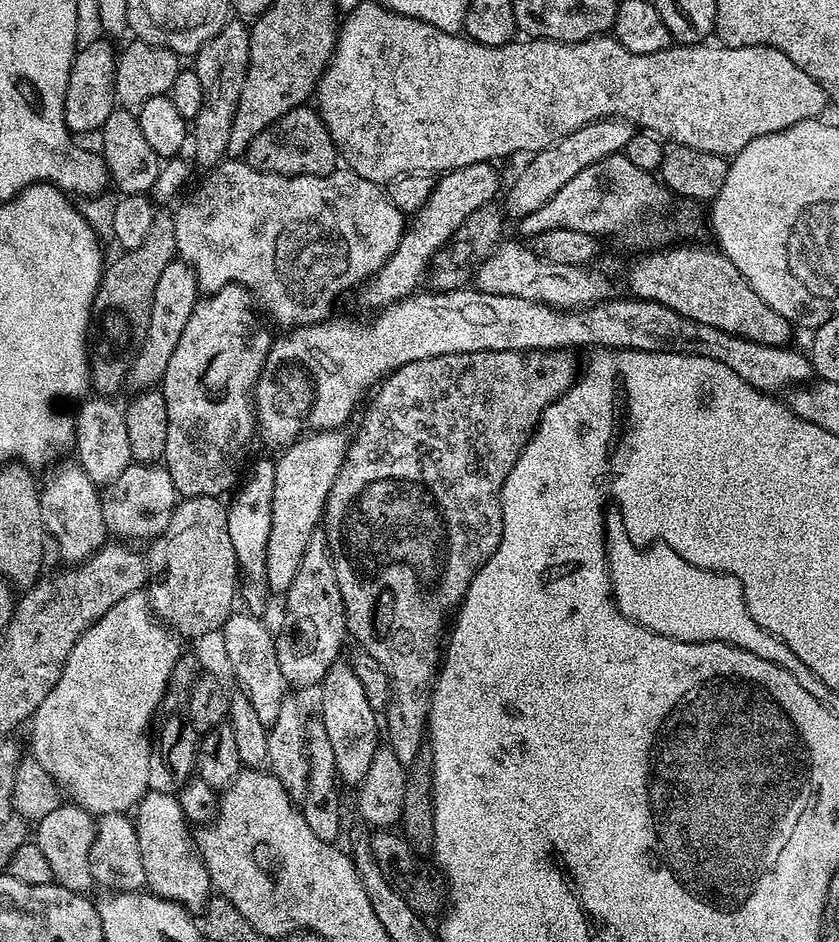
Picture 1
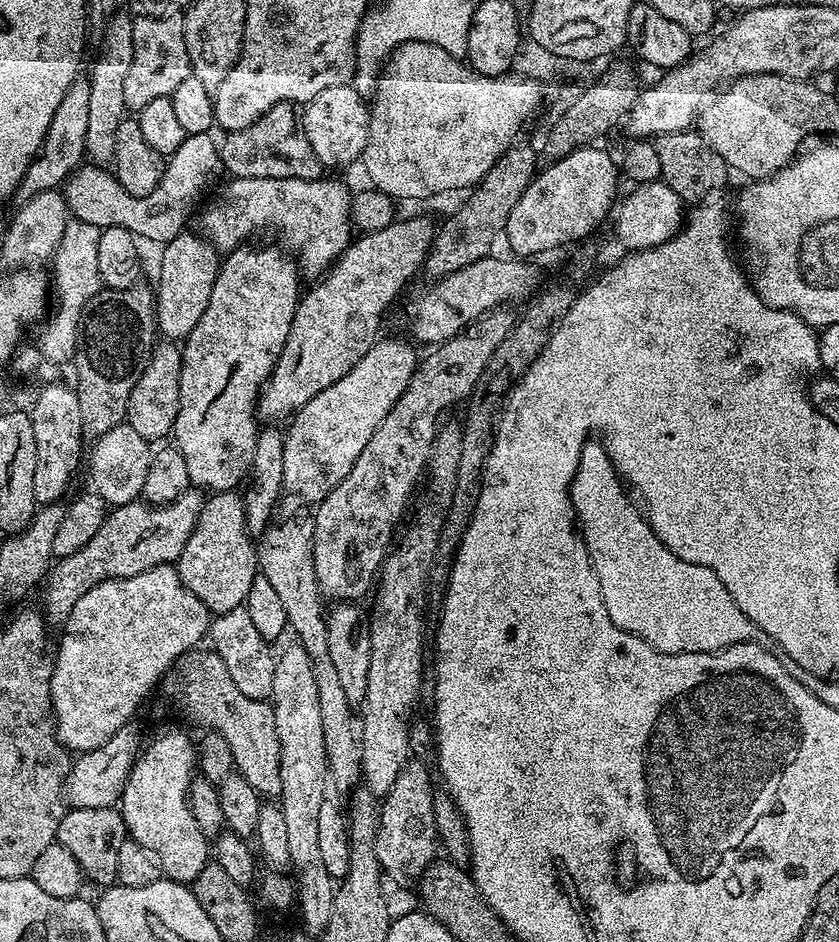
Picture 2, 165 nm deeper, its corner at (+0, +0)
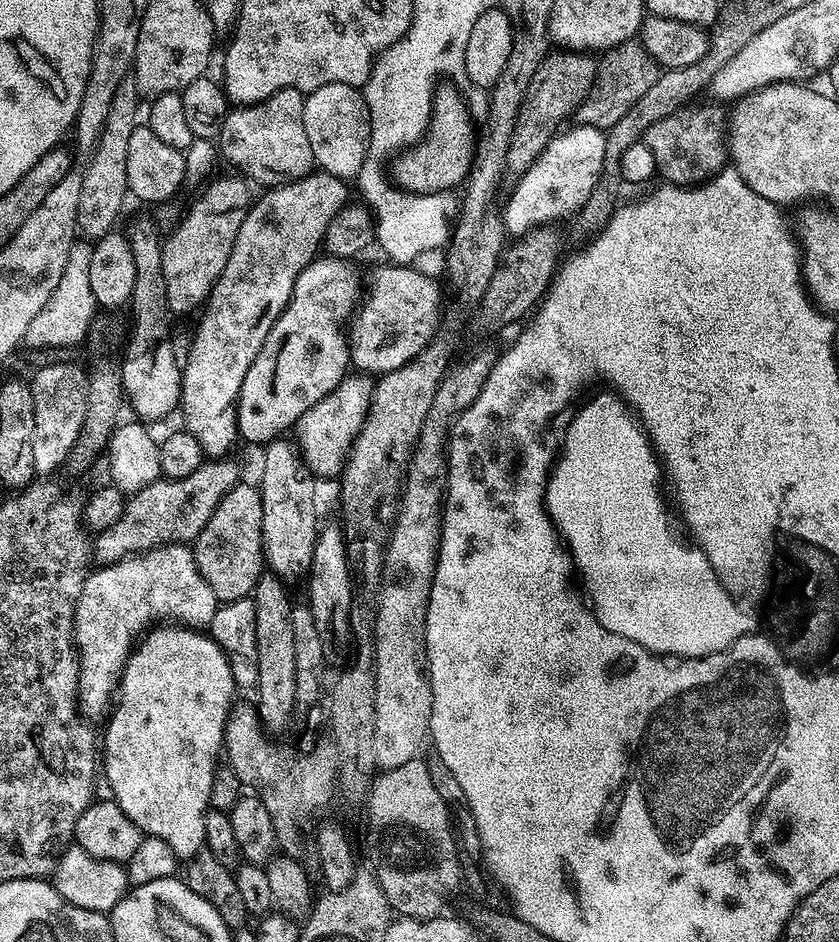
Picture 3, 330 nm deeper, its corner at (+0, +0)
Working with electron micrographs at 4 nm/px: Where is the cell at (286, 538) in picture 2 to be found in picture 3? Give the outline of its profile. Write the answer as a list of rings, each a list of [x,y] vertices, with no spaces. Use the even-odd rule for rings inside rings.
[[[277,438],[269,444],[263,445],[264,461],[260,464],[260,480],[258,487],[262,498],[262,538],[264,539],[264,559],[267,567],[275,575],[281,578],[288,576],[303,577],[314,558],[314,546],[316,545],[316,484],[317,477],[304,464],[299,447],[291,439]]]

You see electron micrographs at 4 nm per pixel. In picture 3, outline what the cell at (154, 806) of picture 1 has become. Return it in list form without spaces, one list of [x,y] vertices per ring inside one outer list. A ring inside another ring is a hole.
[[[156,626],[153,628],[156,629],[129,651],[128,661],[124,664],[124,671],[120,674],[118,695],[107,717],[107,720],[109,719],[108,729],[105,730],[104,736],[102,732],[102,776],[108,779],[108,784],[112,787],[111,799],[115,800],[116,805],[138,825],[144,836],[162,838],[162,842],[167,842],[170,850],[174,850],[176,857],[187,858],[205,847],[204,818],[210,811],[211,786],[218,771],[216,759],[224,752],[224,731],[228,725],[228,717],[232,715],[234,707],[232,699],[238,695],[238,689],[230,674],[230,662],[222,649],[212,640],[211,635],[192,626]]]

